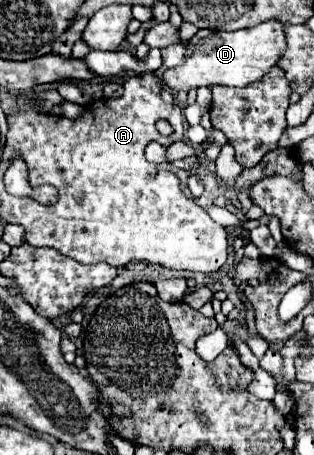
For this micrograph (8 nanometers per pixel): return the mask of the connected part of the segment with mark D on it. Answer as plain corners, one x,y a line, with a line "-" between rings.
266,21
250,29
238,29
232,33
226,31
210,31
198,29
198,33
186,43
186,57
178,69
168,69
162,75
162,83
170,91
190,91
198,87
212,85
228,85
228,87
246,87
258,81
264,73
268,73
282,51
284,45
282,23

